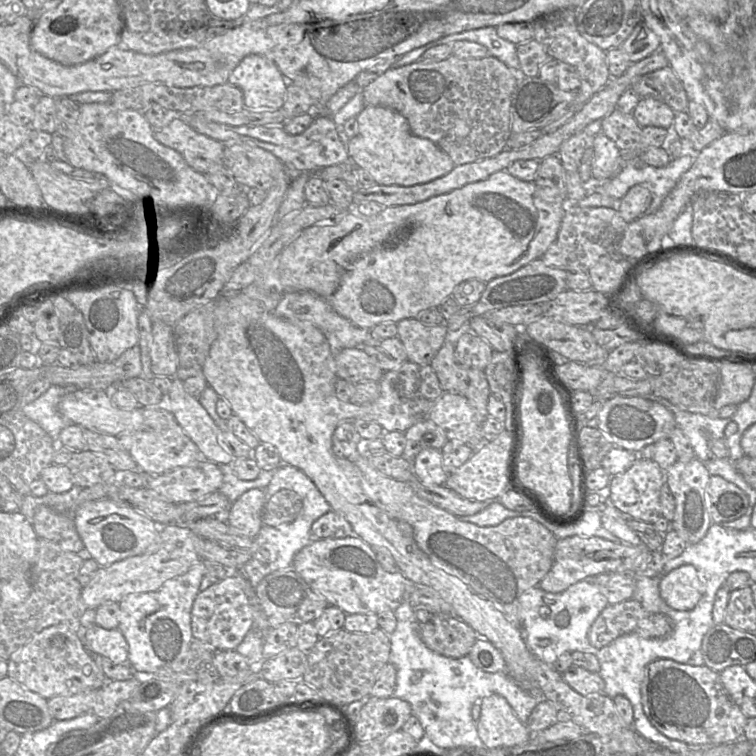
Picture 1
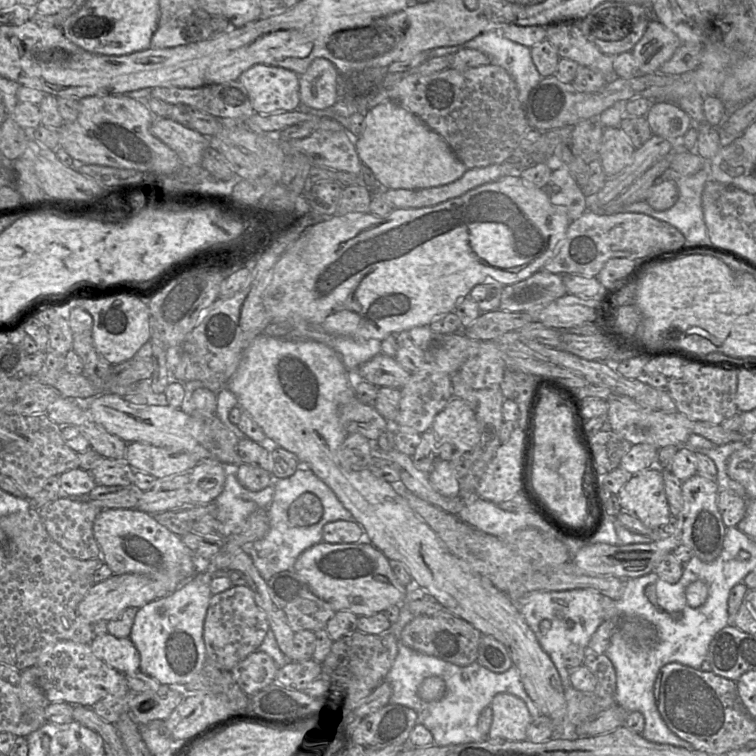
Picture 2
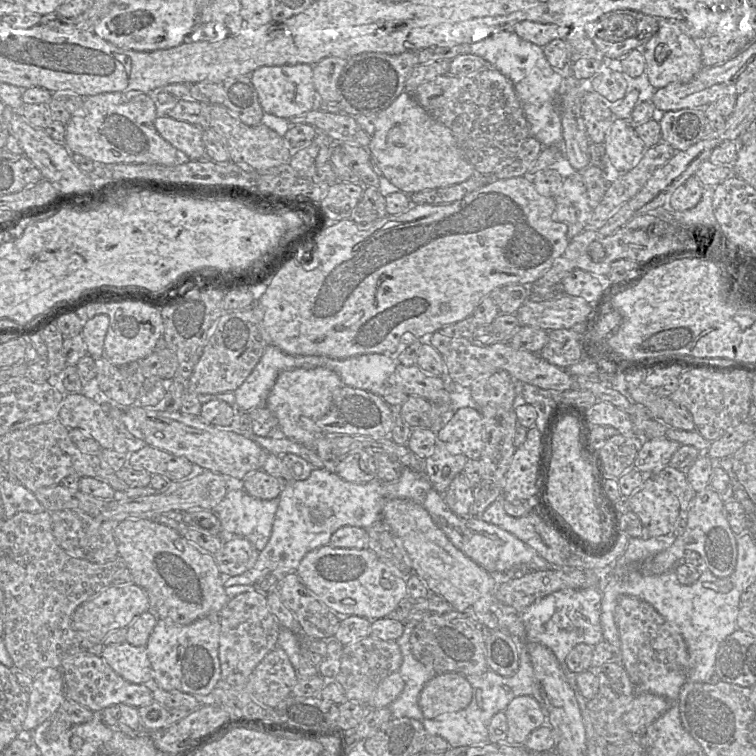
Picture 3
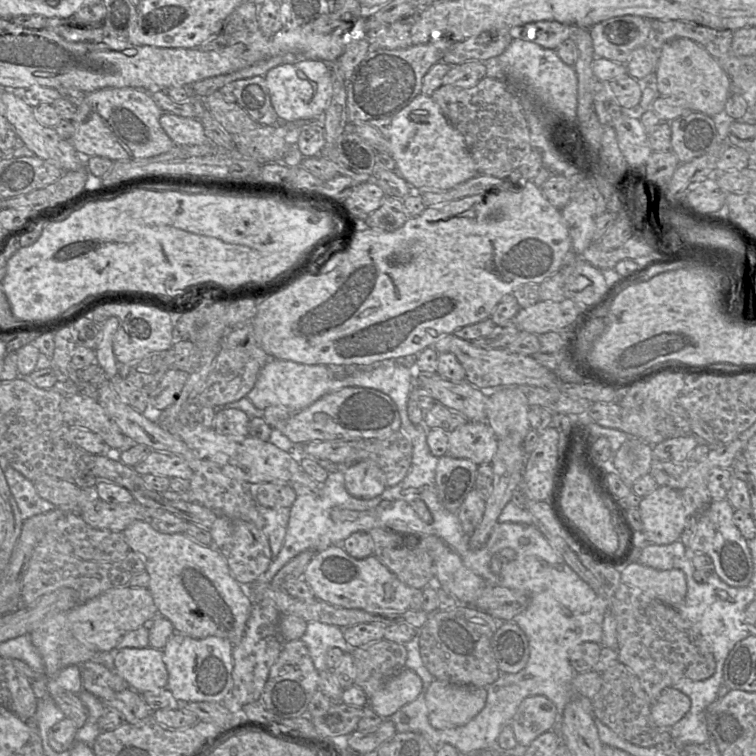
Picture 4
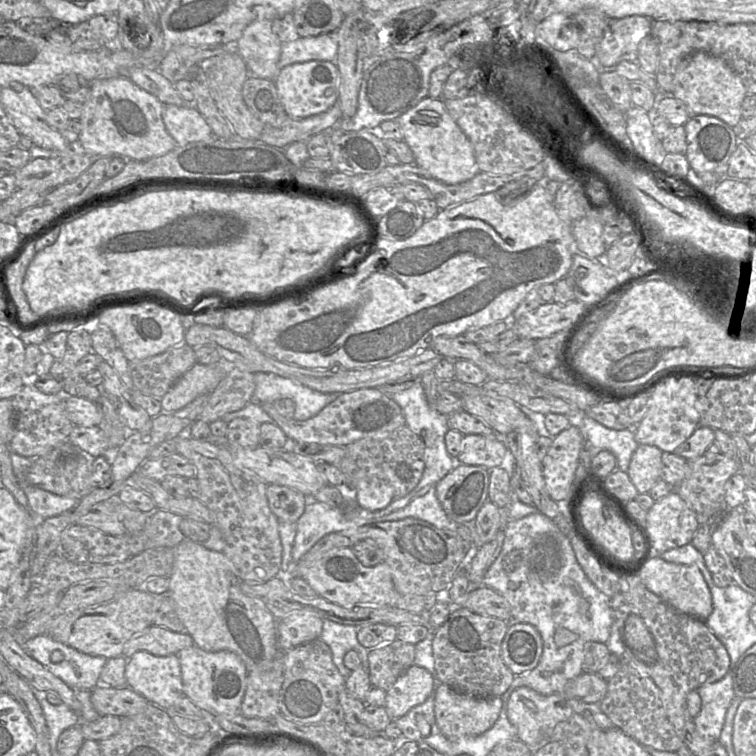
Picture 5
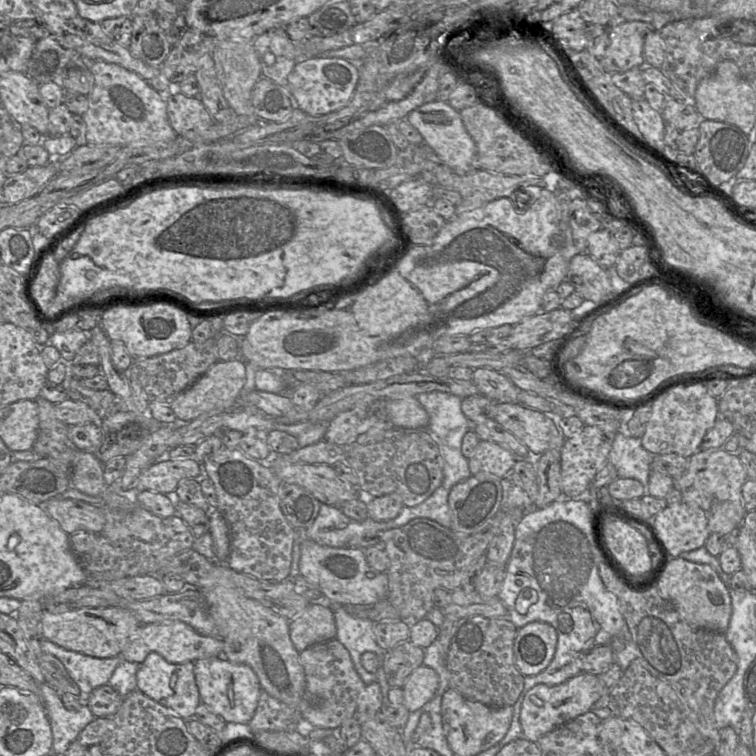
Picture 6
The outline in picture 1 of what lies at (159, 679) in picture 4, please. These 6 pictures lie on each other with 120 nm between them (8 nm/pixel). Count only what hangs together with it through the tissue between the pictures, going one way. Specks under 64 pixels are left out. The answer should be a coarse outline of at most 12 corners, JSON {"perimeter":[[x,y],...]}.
{"perimeter":[[85,629],[90,653],[128,663],[128,644],[118,629]]}

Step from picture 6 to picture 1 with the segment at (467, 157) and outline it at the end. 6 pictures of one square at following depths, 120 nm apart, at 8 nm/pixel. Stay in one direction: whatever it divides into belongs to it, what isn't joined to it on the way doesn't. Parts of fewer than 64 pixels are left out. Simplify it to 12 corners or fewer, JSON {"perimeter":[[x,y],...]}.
{"perimeter":[[365,106],[347,151],[378,185],[413,186],[455,164],[407,119]]}

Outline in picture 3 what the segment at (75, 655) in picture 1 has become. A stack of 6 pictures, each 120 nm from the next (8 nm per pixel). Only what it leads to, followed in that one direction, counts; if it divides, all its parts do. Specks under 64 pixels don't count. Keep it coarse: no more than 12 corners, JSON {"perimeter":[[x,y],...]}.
{"perimeter":[[74,654],[61,663],[64,694],[94,713],[152,704],[144,684],[102,658]]}

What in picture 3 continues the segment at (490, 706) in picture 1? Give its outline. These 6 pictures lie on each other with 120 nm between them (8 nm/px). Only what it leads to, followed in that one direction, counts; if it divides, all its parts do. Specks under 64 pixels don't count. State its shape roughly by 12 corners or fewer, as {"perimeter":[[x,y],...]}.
{"perimeter":[[531,696],[514,698],[504,710],[507,741],[525,745],[546,724]]}

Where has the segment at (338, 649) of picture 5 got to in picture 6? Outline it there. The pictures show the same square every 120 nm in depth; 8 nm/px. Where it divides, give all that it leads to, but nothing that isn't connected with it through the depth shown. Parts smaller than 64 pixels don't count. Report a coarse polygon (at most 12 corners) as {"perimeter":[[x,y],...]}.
{"perimeter":[[344,606],[334,607],[335,639],[349,651],[366,685],[377,683],[362,666],[361,655],[372,652],[384,659],[374,624]]}

